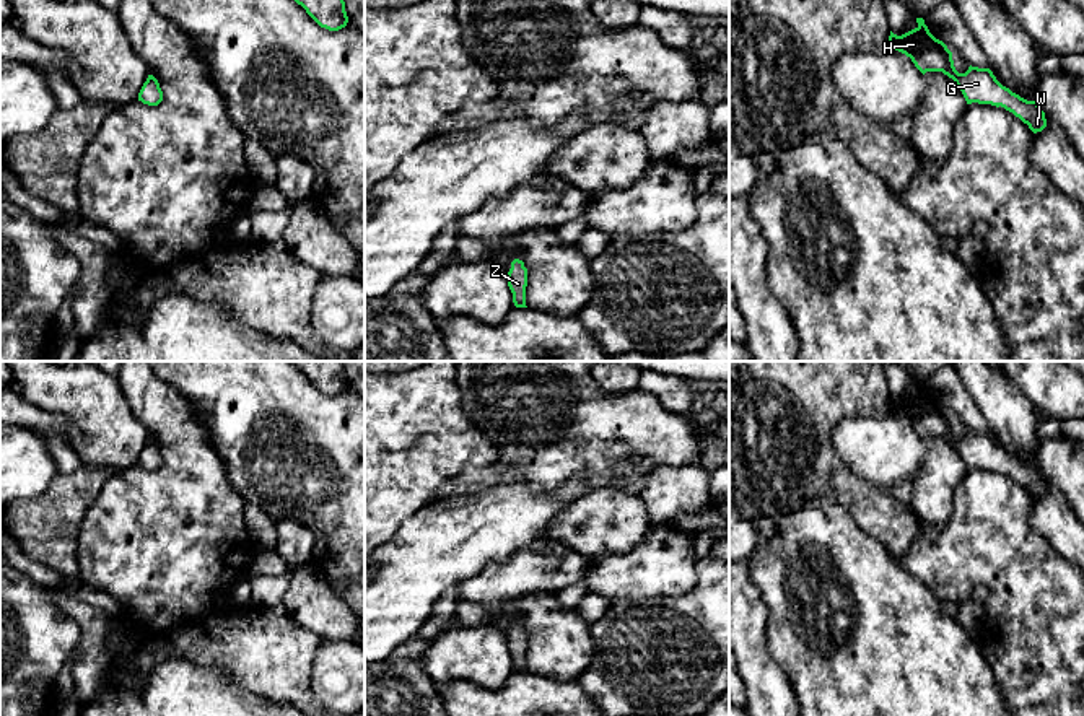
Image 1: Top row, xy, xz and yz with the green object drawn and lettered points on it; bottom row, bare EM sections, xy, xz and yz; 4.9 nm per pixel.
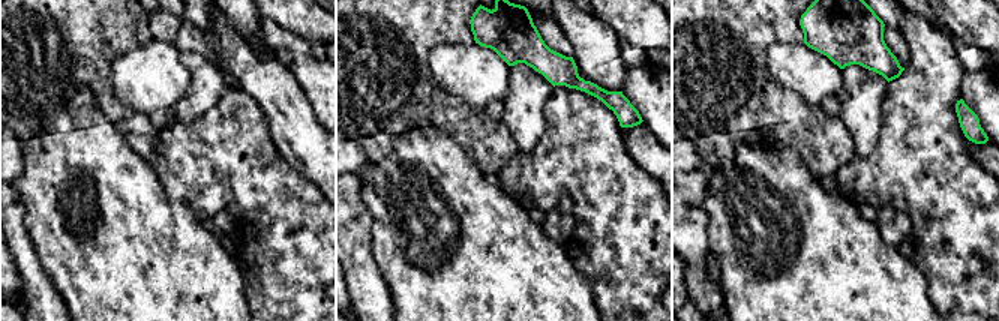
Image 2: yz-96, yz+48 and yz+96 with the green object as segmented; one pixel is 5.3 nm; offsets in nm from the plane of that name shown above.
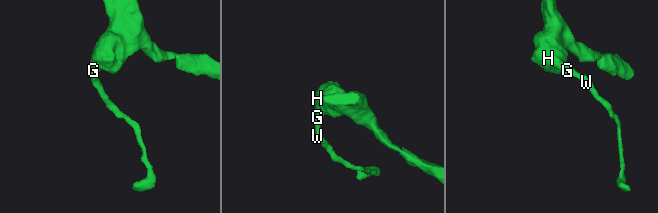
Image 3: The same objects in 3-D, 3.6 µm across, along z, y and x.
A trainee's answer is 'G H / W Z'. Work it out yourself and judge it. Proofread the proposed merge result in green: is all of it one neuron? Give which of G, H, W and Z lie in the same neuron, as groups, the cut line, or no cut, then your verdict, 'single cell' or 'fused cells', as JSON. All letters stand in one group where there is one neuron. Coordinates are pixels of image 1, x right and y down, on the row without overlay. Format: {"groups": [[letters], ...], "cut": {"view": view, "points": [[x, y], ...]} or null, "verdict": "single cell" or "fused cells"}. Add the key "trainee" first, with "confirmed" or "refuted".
{"trainee": "refuted", "groups": [["G", "H", "W", "Z"]], "cut": null, "verdict": "single cell"}

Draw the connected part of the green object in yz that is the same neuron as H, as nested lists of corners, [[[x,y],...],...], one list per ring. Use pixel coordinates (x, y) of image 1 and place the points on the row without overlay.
[[[916,382],[916,387],[918,391],[915,394],[902,400],[890,395],[889,408],[892,415],[910,421],[923,439],[926,436],[942,436],[952,443],[960,452],[967,469],[1001,470],[1027,488],[1034,498],[1047,491],[1045,477],[1037,465],[1027,465],[1003,451],[990,433],[970,430],[965,438],[959,438],[947,410],[929,397],[923,382]]]

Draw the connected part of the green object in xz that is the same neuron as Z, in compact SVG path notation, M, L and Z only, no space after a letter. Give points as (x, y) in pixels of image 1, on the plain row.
M514 623L511 626L511 633L508 636L508 651L513 657L513 667L516 672L527 672L526 670L526 651L527 651L527 633L524 626Z

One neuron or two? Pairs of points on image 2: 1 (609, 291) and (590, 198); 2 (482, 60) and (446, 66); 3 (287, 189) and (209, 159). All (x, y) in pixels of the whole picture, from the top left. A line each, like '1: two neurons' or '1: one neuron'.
1: one neuron
2: one neuron
3: one neuron

